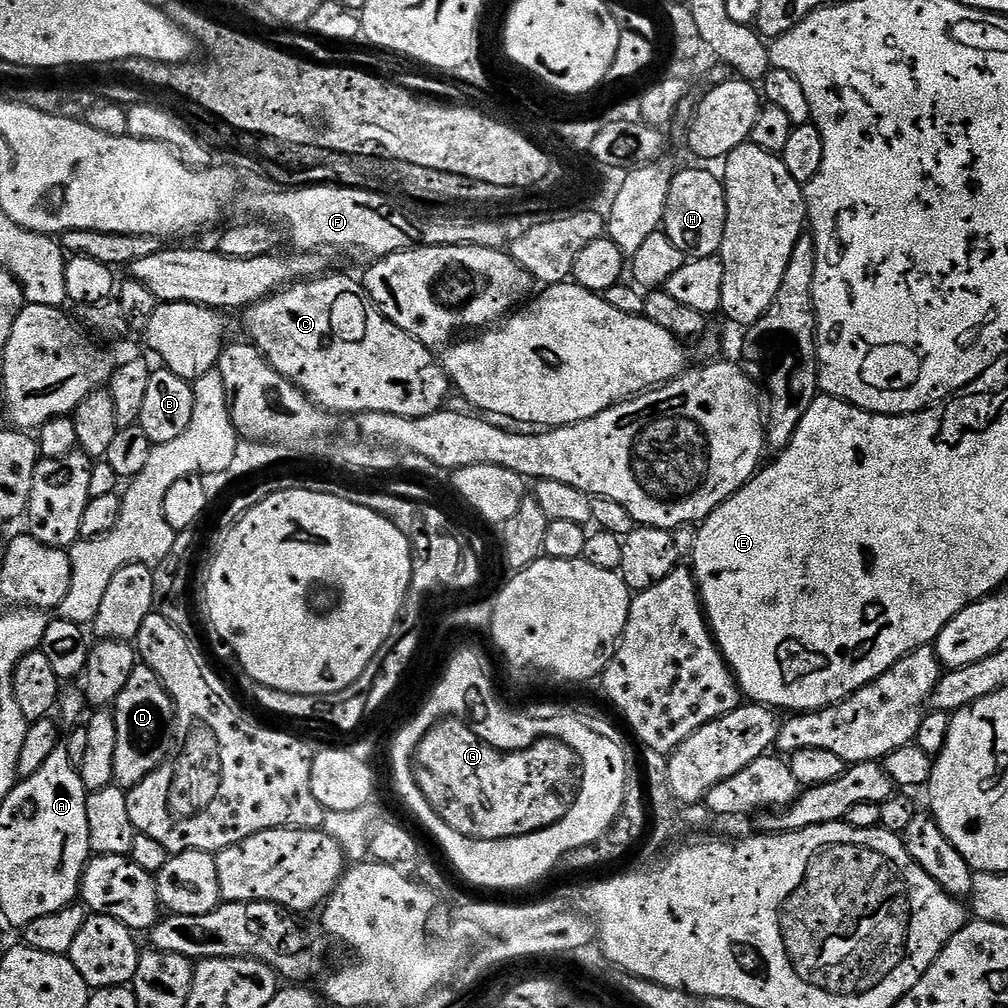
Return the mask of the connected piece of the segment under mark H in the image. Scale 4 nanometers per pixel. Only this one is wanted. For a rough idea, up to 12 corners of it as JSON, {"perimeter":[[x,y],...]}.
{"perimeter":[[707,167],[673,175],[662,231],[685,257],[717,255],[726,194]]}

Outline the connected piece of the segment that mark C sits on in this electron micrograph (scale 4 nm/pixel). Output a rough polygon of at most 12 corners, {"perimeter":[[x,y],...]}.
{"perimeter":[[359,279],[243,313],[270,366],[333,414],[441,411],[437,353]]}

